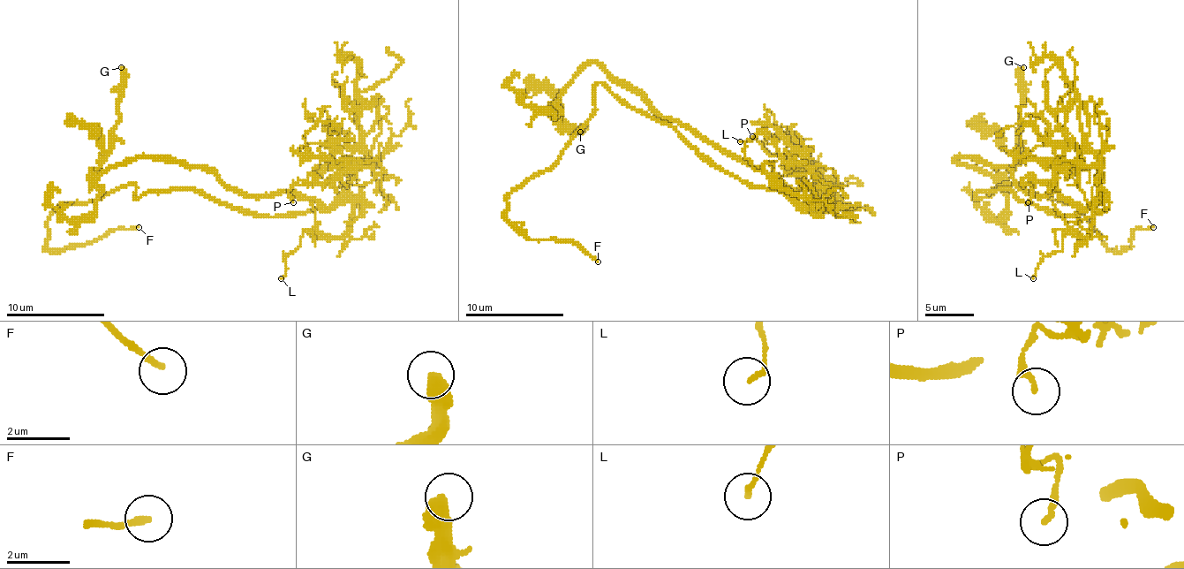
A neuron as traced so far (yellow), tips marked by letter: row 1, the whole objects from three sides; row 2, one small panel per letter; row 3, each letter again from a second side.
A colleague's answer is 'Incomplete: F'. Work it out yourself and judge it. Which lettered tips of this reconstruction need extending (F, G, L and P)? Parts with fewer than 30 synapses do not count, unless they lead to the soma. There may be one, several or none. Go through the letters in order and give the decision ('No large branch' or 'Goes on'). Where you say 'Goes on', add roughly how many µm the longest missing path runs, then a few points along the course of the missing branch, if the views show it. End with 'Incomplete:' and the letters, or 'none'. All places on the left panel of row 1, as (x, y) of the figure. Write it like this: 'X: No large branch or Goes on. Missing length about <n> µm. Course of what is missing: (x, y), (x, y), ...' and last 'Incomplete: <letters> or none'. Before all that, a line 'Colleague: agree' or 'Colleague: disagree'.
Colleague: agree
F: Goes on. Missing length about 10 µm. Course of what is missing: (139, 227), (162, 219), (177, 219), (202, 222), (202, 229)
G: No large branch
L: No large branch
P: No large branch
Incomplete: F

